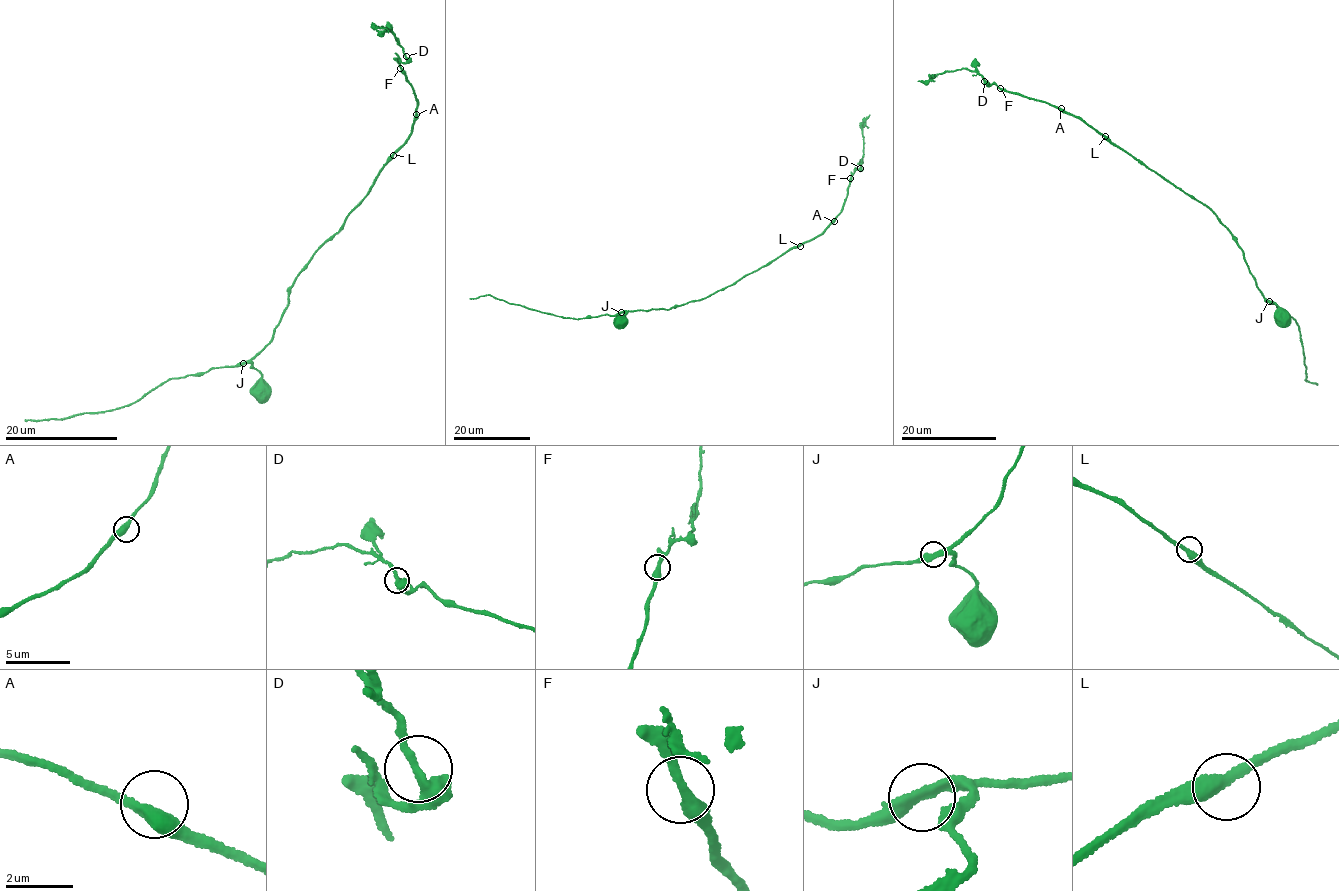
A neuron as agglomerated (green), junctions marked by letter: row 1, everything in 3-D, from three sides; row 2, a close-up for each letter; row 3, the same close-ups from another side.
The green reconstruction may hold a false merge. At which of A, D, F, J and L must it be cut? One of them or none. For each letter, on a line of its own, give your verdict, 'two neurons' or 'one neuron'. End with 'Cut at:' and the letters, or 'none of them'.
A: one neuron
D: one neuron
F: one neuron
J: one neuron
L: one neuron
Cut at: none of them

